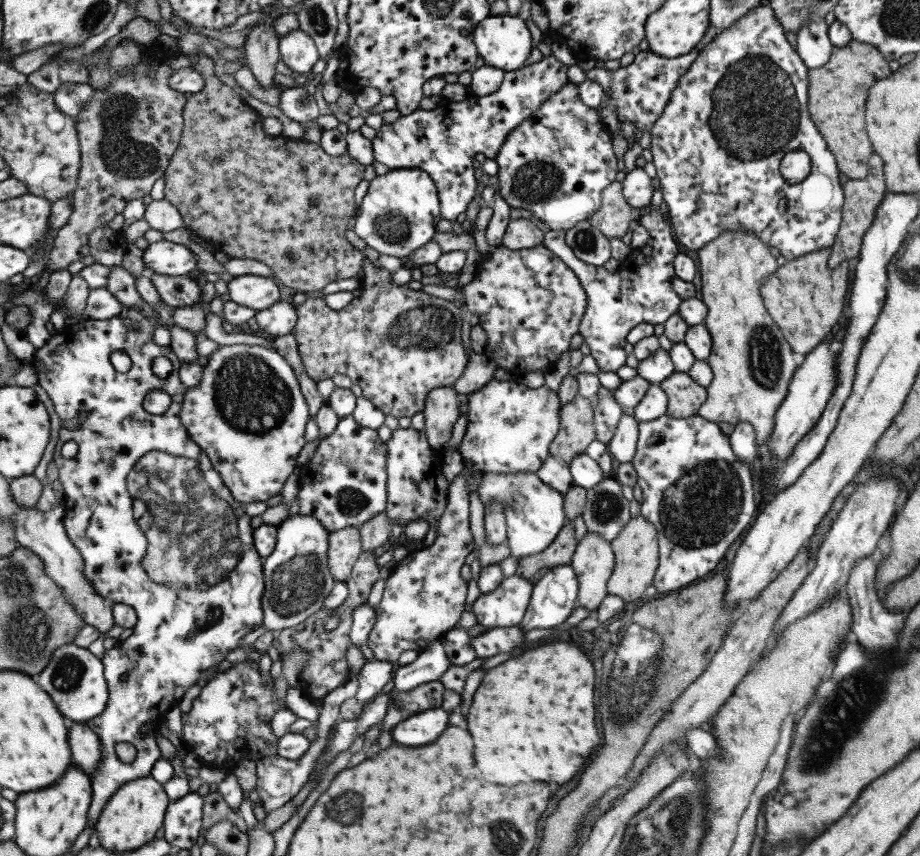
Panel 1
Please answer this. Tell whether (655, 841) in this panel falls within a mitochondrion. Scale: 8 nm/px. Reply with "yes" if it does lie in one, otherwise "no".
yes

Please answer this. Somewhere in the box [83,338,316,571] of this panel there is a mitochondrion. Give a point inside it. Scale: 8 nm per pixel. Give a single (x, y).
(249, 395)

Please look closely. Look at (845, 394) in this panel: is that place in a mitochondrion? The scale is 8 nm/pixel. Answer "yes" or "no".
no

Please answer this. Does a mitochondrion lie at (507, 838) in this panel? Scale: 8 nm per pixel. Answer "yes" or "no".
yes

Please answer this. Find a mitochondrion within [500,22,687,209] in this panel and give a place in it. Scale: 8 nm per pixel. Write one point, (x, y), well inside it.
(531, 182)

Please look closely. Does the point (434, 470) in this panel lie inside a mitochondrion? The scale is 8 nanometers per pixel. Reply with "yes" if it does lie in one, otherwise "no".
no

